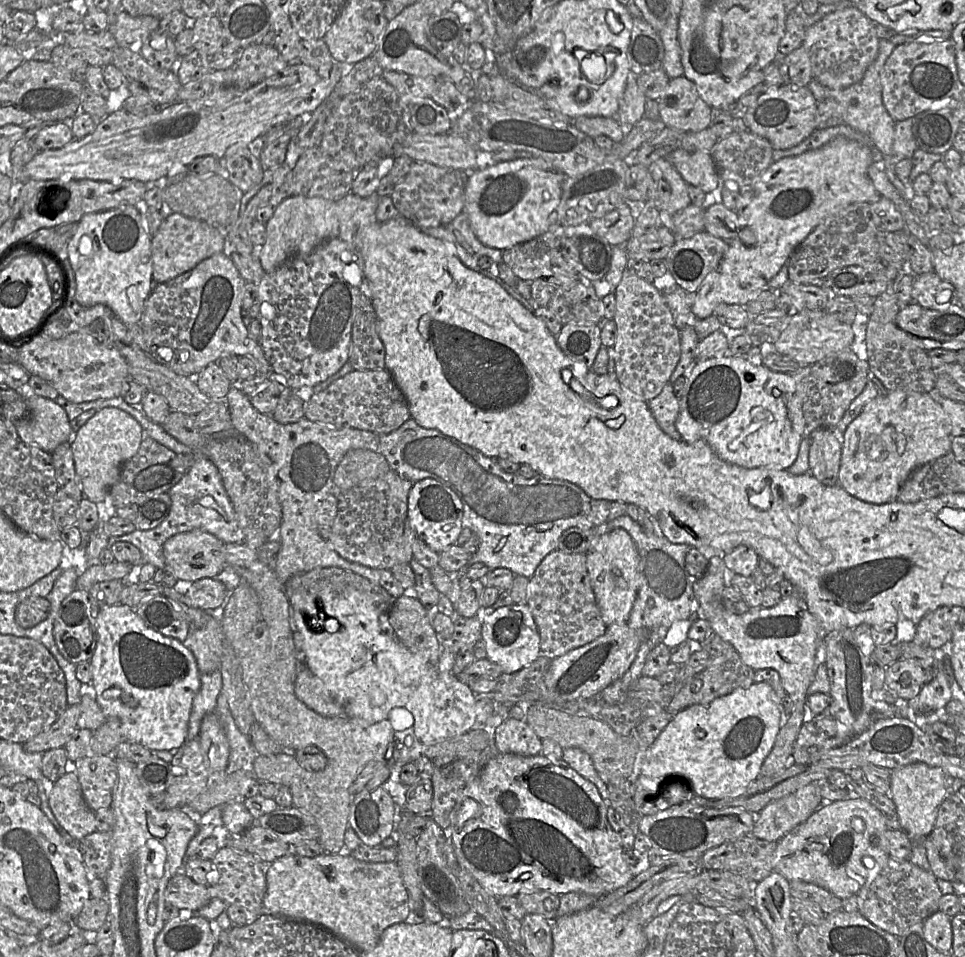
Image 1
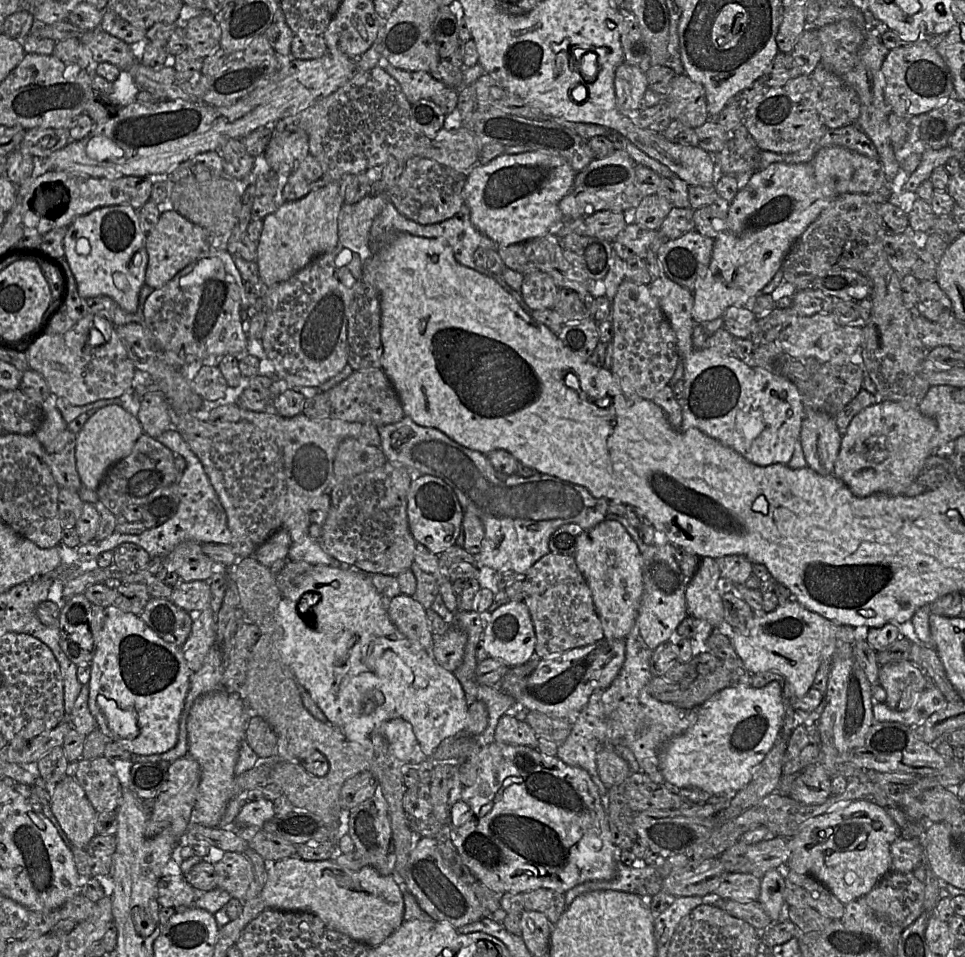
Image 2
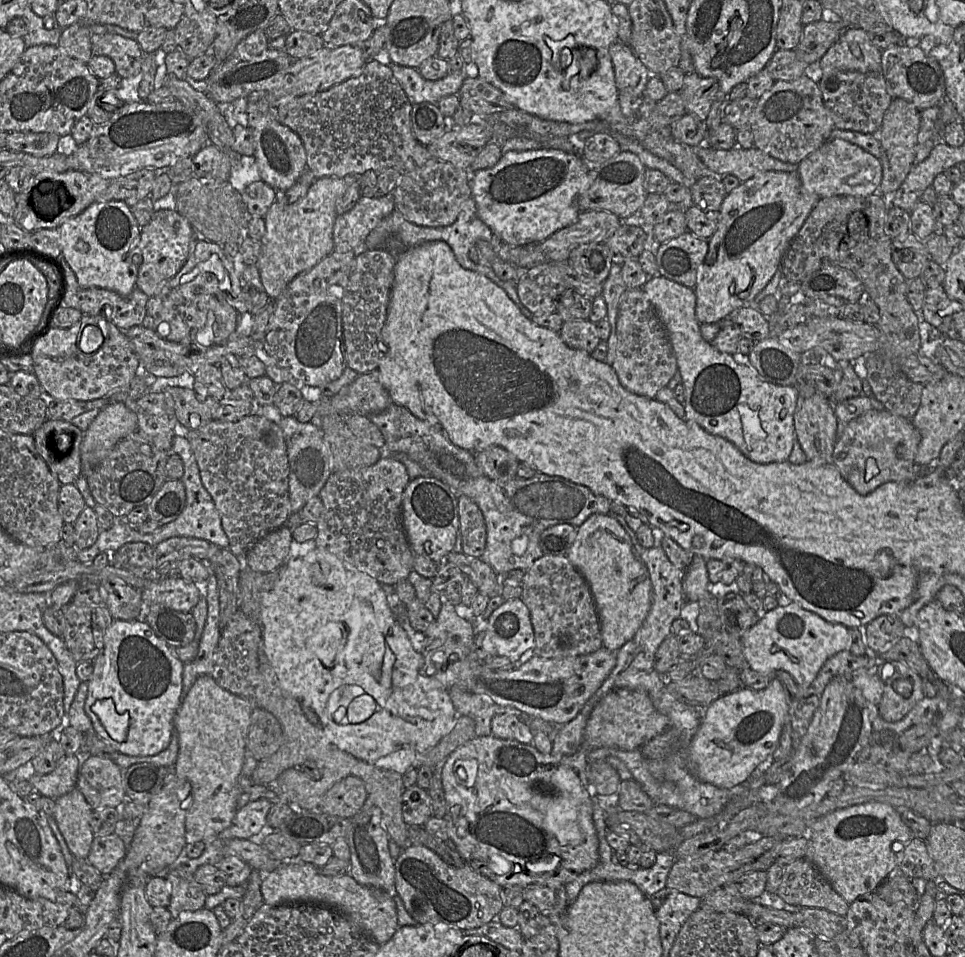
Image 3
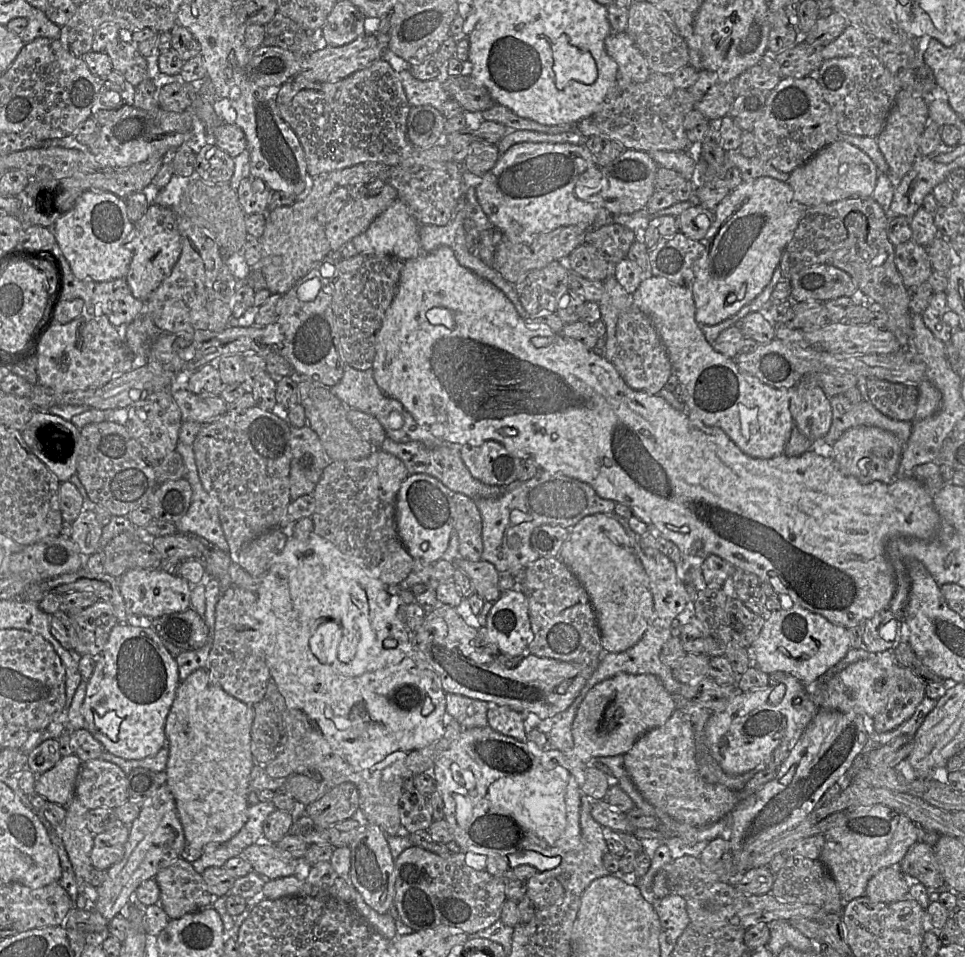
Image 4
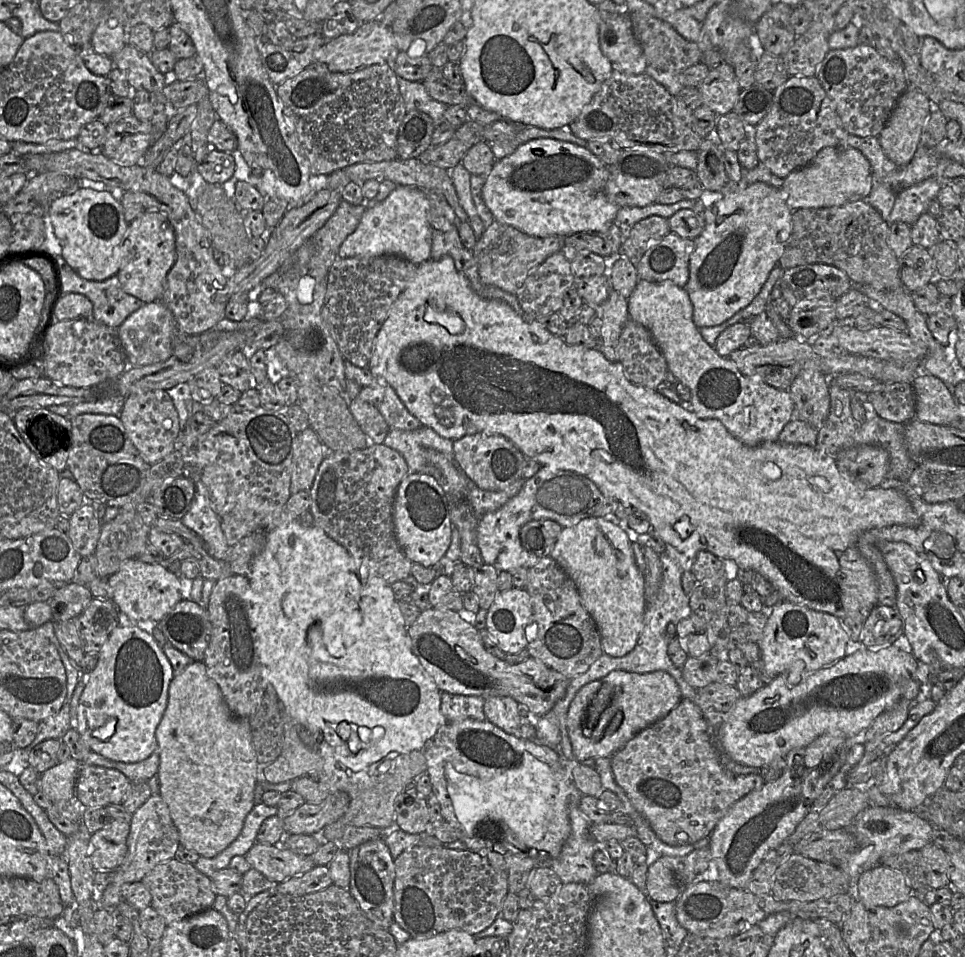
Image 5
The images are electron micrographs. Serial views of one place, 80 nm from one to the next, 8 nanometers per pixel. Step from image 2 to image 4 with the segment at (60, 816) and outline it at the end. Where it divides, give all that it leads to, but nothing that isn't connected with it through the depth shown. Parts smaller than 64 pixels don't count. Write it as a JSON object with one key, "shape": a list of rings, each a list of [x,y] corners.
{"shape":[[[76,797],[66,805],[66,811],[62,824],[53,828],[63,841],[75,874],[78,893],[83,894],[84,888],[90,885],[89,876],[94,869],[91,863],[94,836],[87,825],[88,809]]]}

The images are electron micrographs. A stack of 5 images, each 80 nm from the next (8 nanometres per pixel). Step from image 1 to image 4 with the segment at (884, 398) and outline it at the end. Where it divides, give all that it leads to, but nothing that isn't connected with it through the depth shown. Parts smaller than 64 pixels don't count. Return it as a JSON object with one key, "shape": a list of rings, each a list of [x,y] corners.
{"shape":[[[859,426],[848,429],[832,446],[830,455],[844,474],[855,477],[861,483],[879,481],[891,483],[896,479],[904,445],[891,432],[873,426]]]}

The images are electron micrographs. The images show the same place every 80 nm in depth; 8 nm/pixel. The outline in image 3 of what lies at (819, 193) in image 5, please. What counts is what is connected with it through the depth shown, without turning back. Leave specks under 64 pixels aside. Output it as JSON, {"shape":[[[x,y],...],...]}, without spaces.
{"shape":[[[829,139],[803,159],[797,173],[802,186],[820,198],[831,196],[869,196],[879,192],[883,162],[856,144],[844,139]]]}

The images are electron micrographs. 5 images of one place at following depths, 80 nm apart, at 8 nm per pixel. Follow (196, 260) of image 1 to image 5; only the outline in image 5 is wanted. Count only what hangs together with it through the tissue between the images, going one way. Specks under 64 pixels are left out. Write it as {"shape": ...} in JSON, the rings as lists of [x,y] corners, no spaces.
{"shape":[[[145,210],[129,223],[127,251],[117,273],[122,289],[143,303],[160,300],[166,277],[176,260],[175,233],[167,217],[156,210]]]}

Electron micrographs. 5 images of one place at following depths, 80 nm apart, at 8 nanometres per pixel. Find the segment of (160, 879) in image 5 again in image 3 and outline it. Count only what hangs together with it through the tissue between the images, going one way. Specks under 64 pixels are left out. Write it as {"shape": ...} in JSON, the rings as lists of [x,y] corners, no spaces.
{"shape":[[[180,866],[171,868],[166,879],[171,886],[170,903],[167,909],[173,918],[184,911],[197,911],[204,907],[207,895],[196,884],[193,874]]]}

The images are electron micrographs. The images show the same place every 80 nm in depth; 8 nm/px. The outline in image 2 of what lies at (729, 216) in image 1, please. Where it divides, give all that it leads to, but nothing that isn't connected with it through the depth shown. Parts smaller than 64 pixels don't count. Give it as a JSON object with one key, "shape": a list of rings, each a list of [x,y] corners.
{"shape":[[[718,198],[711,205],[694,210],[695,231],[715,239],[726,227],[728,209],[729,202]]]}

